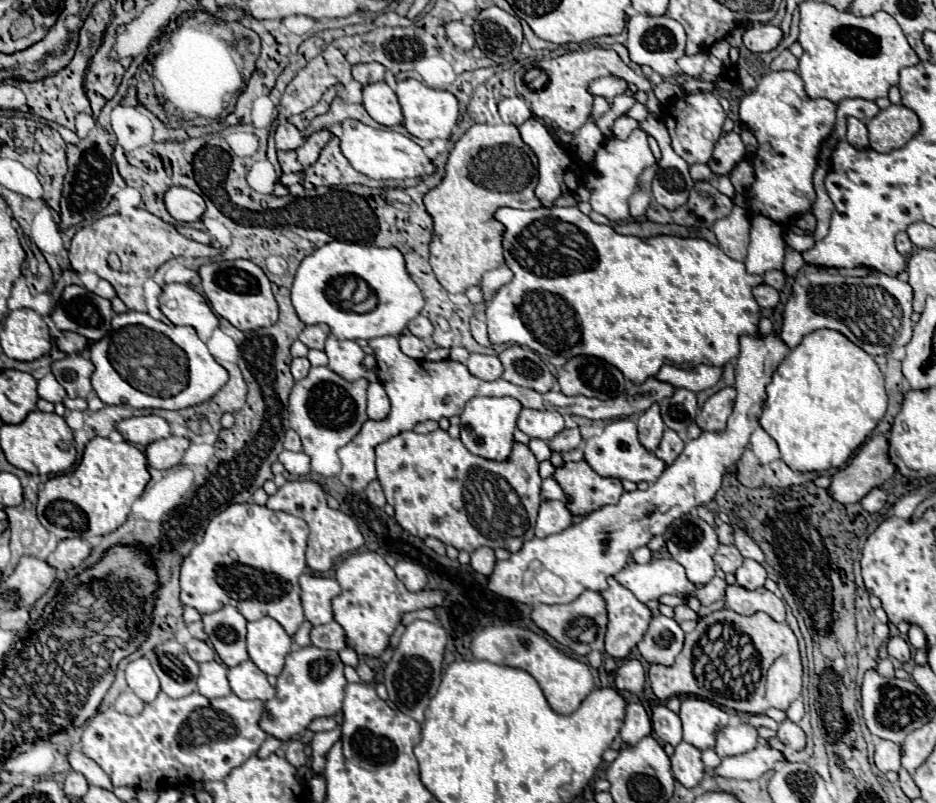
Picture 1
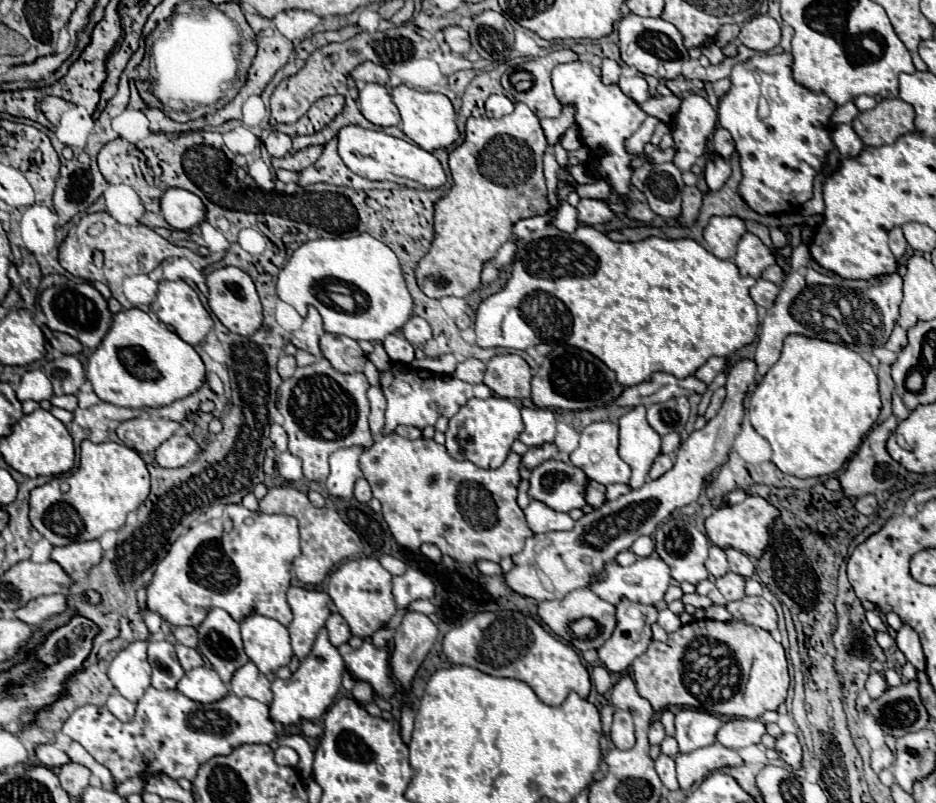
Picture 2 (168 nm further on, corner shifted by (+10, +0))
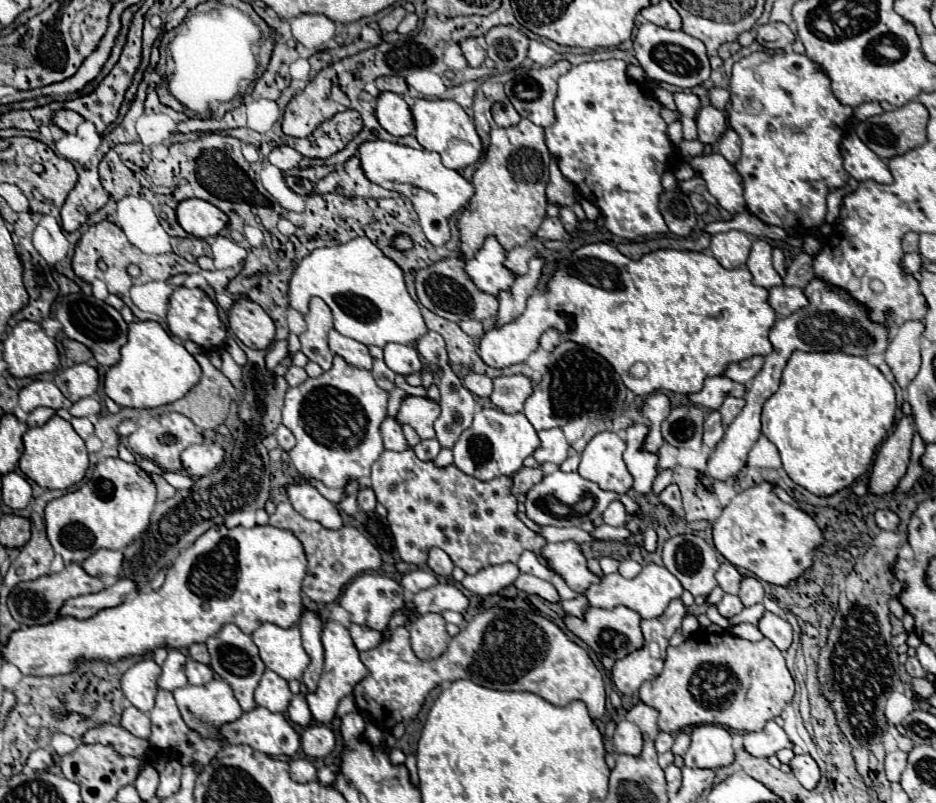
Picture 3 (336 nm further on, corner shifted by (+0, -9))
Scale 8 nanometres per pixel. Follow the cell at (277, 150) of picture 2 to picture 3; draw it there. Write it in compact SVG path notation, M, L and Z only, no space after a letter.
M286 145L276 147L276 149L268 155L268 161L270 161L272 165L276 165L276 167L278 167L280 171L284 171L284 173L296 169L298 163L300 163L300 159L302 159L302 155L300 155L296 149L286 147Z

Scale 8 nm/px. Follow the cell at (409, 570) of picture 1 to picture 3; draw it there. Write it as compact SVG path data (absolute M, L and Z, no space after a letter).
M440 583L436 587L424 589L414 595L414 609L418 613L442 613L446 609L450 611L466 611L470 605L468 597L456 587L448 583Z

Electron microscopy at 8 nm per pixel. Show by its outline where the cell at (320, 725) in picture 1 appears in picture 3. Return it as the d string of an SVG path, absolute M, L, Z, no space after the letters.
M312 723L310 727L306 727L300 741L302 741L304 753L314 759L322 759L334 751L334 733L328 727L318 723Z

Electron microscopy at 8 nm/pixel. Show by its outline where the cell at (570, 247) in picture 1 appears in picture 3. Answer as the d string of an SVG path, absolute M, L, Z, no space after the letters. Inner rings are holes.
M588 243L562 259L562 265L548 283L548 291L528 297L526 311L514 323L490 329L482 337L478 353L488 367L496 369L524 363L526 357L538 349L542 331L554 327L562 333L562 339L570 339L600 353L636 395L646 397L660 389L688 395L700 391L706 377L722 375L730 363L754 355L768 355L772 351L768 331L774 323L776 311L768 303L768 291L752 283L752 275L746 267L728 271L712 255L676 249L652 251L632 261L608 243ZM634 363L644 363L648 367L644 379L630 375Z

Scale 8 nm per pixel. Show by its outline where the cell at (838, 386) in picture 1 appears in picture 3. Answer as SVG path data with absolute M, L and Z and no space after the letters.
M802 351L790 357L778 391L764 403L762 433L778 447L784 471L794 483L828 497L868 471L876 447L894 425L896 395L886 379L895 380L888 365L876 369L864 357Z

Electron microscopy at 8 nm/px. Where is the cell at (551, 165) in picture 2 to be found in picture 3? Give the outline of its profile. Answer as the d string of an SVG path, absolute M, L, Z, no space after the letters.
M552 217L552 219L544 219L544 223L540 225L540 229L538 229L538 233L536 233L536 237L538 239L562 239L564 237L564 225L560 223L560 219L558 217Z

